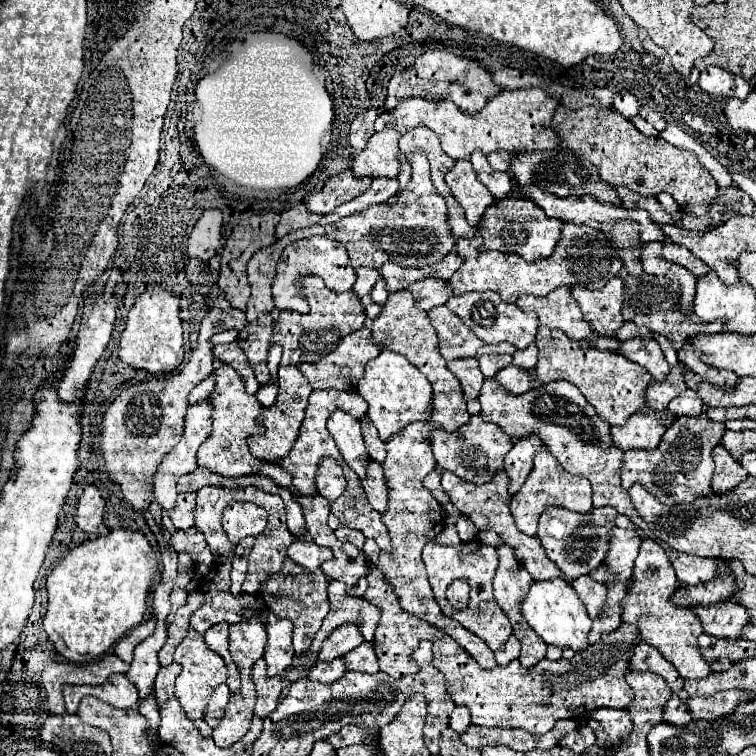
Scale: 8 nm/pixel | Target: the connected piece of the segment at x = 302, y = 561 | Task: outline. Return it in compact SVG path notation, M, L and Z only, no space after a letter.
M294 541L286 553L296 565L306 571L316 571L324 561L332 559L332 551L316 545L314 541Z

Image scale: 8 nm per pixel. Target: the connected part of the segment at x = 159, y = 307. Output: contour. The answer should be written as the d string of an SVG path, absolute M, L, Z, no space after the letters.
M150 289L136 297L126 329L120 337L118 357L134 369L144 369L148 373L170 373L184 361L184 331L178 317L178 297L164 289Z

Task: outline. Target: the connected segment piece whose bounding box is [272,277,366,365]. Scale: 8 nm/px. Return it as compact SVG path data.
M308 277L302 283L304 295L310 303L310 313L302 315L296 311L282 311L280 321L274 325L272 343L280 343L284 353L280 365L300 365L300 363L314 363L320 361L320 357L328 355L342 337L358 331L366 323L364 307L360 305L360 299L352 291L334 293L330 291L320 277Z

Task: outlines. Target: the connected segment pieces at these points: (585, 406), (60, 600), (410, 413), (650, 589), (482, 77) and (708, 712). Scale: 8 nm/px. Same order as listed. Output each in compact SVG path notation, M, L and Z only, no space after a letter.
M486 379L482 391L478 395L482 405L482 419L500 425L504 433L510 437L528 437L536 435L550 449L550 453L560 461L564 469L570 473L582 475L592 483L592 501L594 507L612 505L620 515L626 515L632 523L642 527L642 519L638 517L628 491L620 485L620 467L624 463L624 451L618 449L610 435L610 425L600 421L594 407L584 399L580 389L568 381L550 381L542 383L528 393L512 395L494 379Z
M118 529L106 537L88 539L74 547L48 575L48 611L44 629L54 649L72 663L92 663L102 657L126 631L140 625L146 597L158 569L156 553L142 533Z
M382 349L378 357L366 363L364 375L358 379L358 393L368 403L368 419L376 425L384 443L408 423L426 421L432 417L432 385L420 369L416 369L416 365L408 363L404 355L388 349Z
M652 539L642 541L632 577L634 577L632 593L628 593L624 597L624 613L622 613L624 621L638 625L642 639L648 645L656 647L670 663L674 663L674 667L682 679L708 677L712 673L712 669L698 647L698 637L702 635L702 625L690 609L674 607L672 593L678 589L676 571L672 567L666 551L656 541L652 541Z
M426 51L410 69L404 69L390 79L384 107L390 111L400 103L400 99L420 97L426 101L452 101L460 111L476 115L488 99L496 97L496 93L500 93L500 85L496 85L490 71L484 69L478 61L444 51Z
M724 691L712 697L694 697L688 699L688 709L692 711L694 719L716 719L722 715L730 715L740 701L752 699L754 695L738 693L738 691Z

